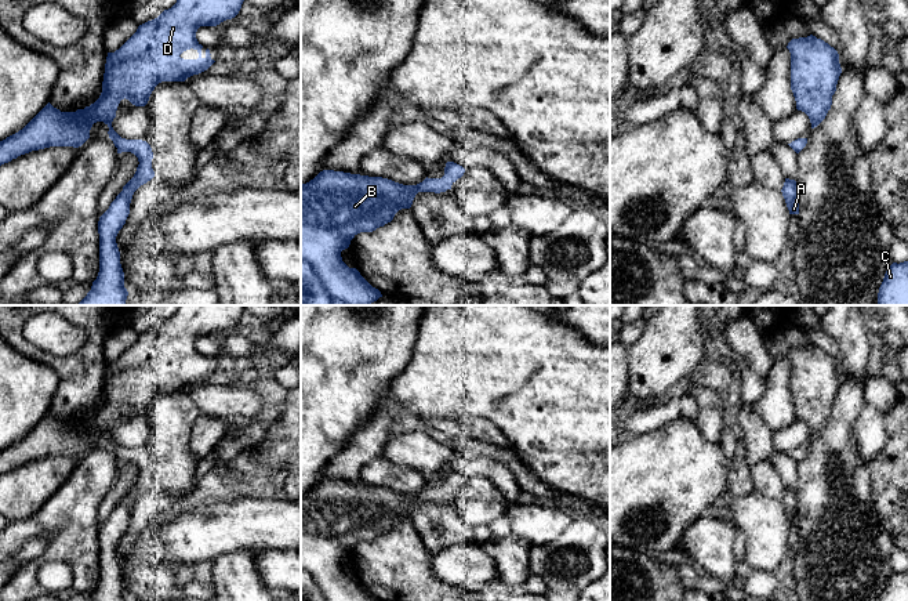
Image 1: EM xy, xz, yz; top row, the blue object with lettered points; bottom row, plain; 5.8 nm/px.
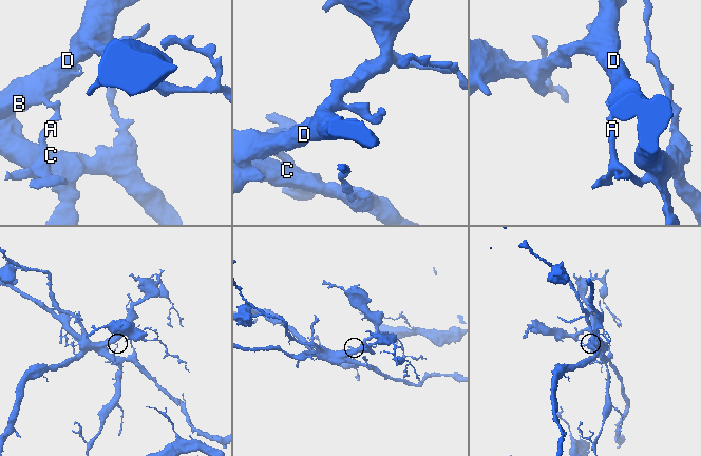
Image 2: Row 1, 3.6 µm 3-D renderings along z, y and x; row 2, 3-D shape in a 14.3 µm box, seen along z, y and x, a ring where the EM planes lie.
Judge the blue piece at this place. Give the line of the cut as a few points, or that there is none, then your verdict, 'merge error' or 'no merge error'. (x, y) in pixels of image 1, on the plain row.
xz (451, 487), (449, 492), (431, 500) | merge error

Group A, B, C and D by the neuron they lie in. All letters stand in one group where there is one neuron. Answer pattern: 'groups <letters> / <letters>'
groups A C / B D

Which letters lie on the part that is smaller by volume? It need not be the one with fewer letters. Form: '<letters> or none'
A, C

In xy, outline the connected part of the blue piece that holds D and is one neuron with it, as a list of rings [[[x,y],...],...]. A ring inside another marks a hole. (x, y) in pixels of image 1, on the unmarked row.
[[[177,305],[177,312],[164,319],[157,327],[138,336],[137,341],[115,362],[108,362],[102,402],[99,408],[76,421],[61,421],[50,412],[18,442],[0,450],[0,475],[32,460],[50,456],[81,456],[90,448],[94,432],[103,431],[109,437],[109,448],[121,461],[139,459],[142,449],[121,448],[112,437],[116,420],[121,409],[128,409],[135,416],[145,416],[155,397],[161,391],[185,391],[193,384],[207,380],[215,370],[196,348],[200,336],[217,336],[235,327],[243,314],[243,305]],[[186,359],[196,359],[197,369],[184,369],[179,365]]]

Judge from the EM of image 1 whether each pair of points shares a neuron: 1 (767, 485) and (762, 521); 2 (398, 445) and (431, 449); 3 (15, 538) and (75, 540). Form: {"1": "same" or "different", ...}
{"1": "different", "2": "same", "3": "same"}

